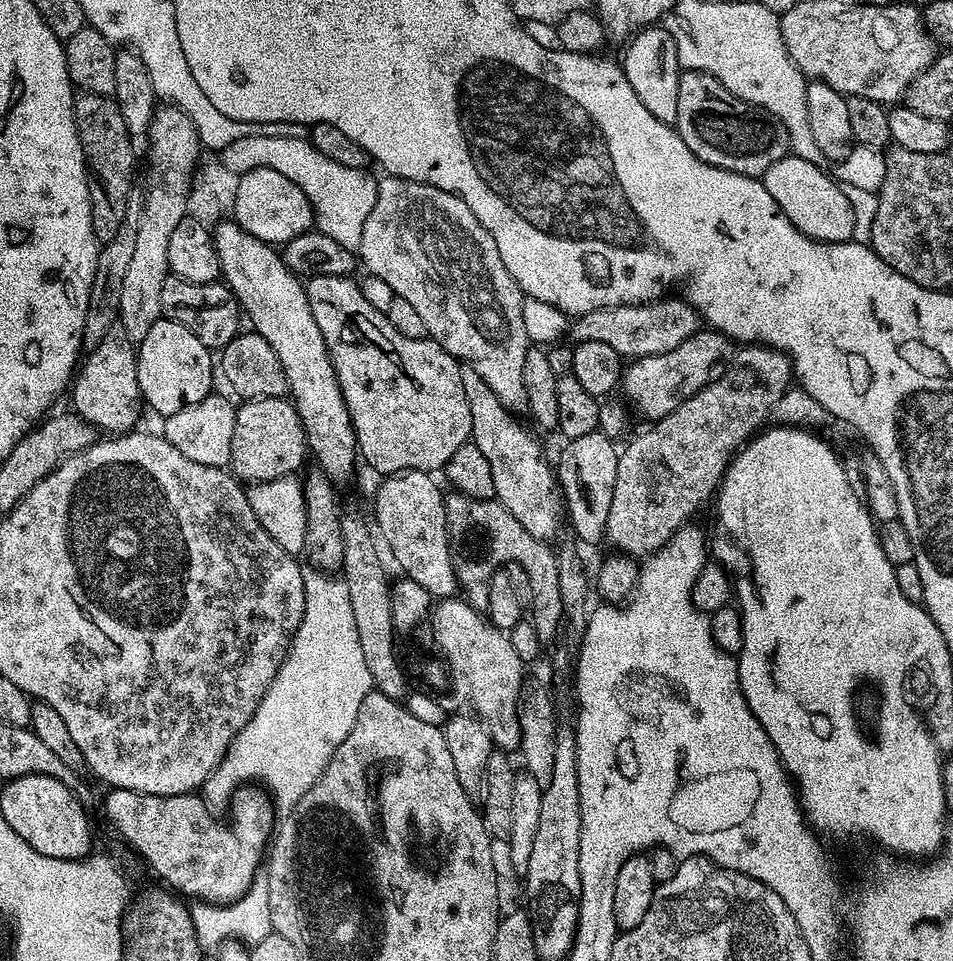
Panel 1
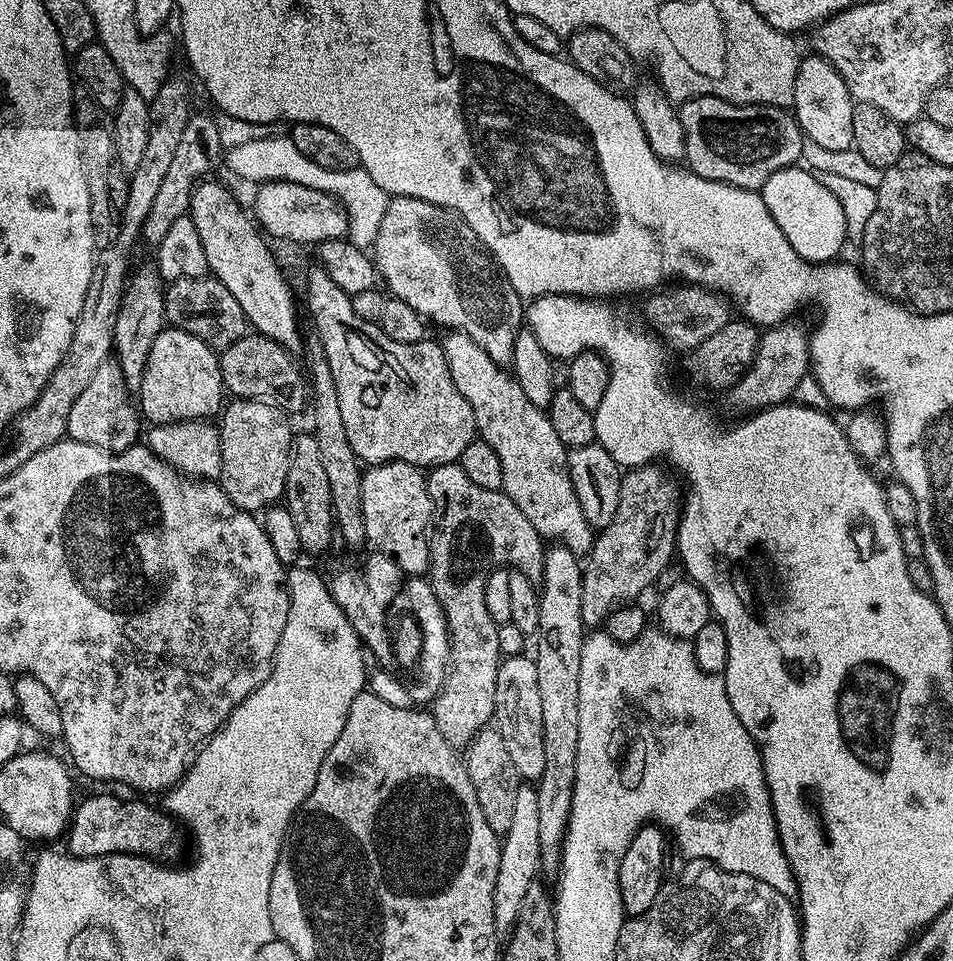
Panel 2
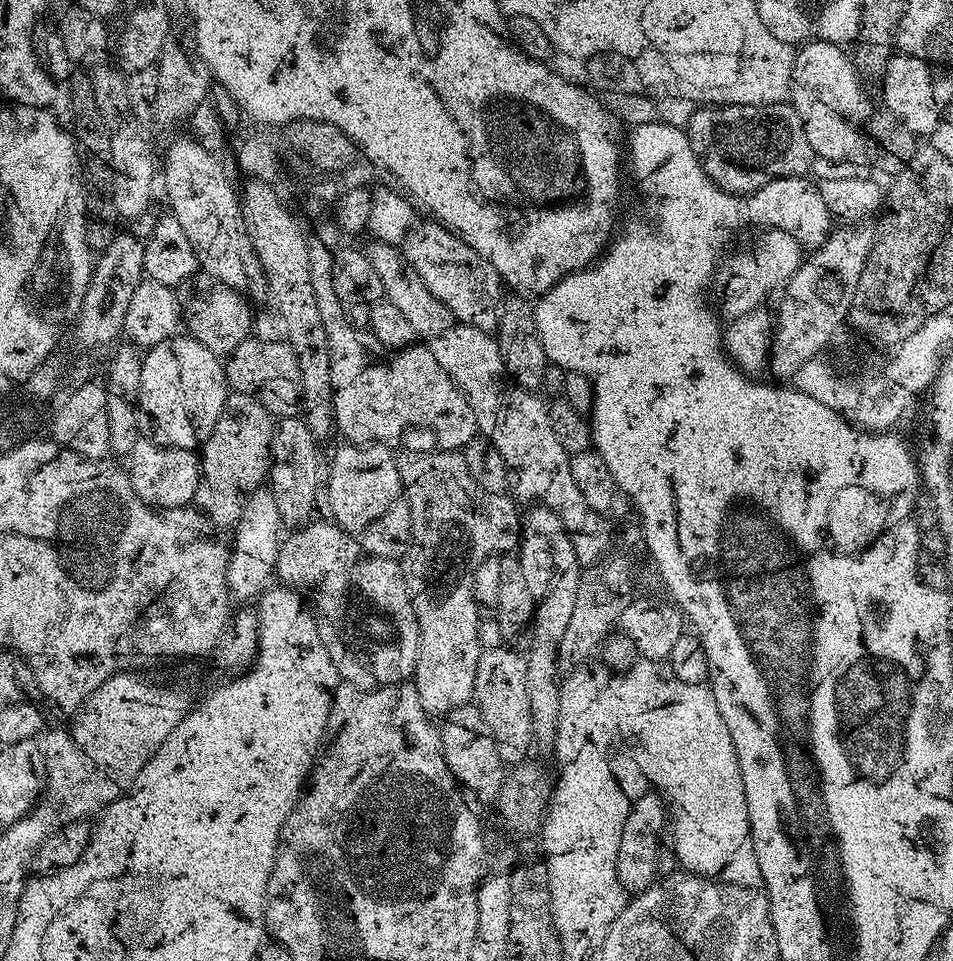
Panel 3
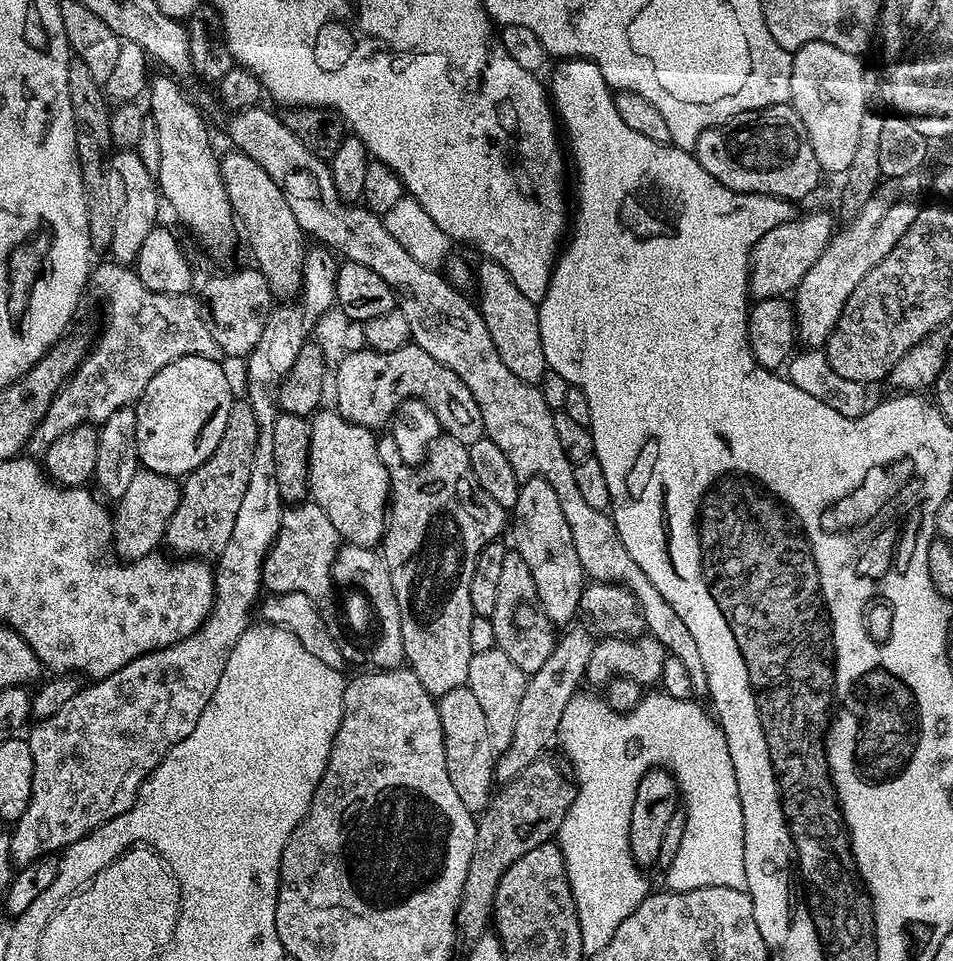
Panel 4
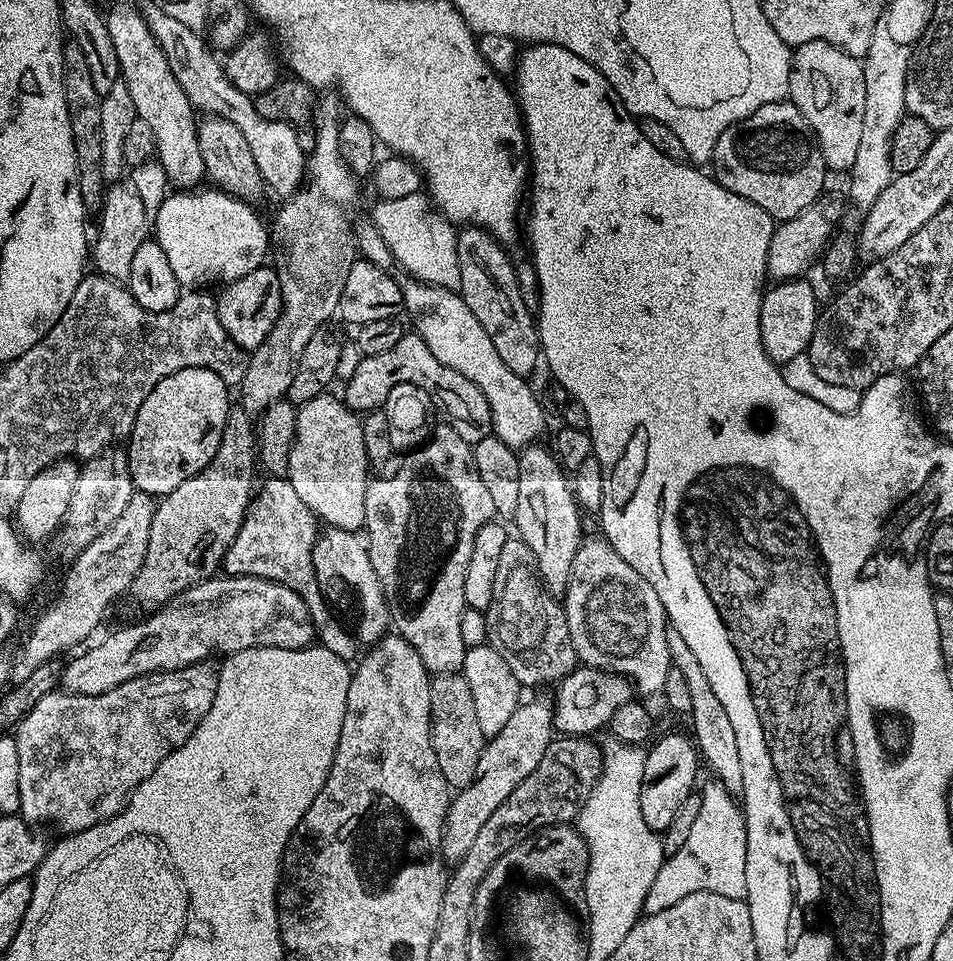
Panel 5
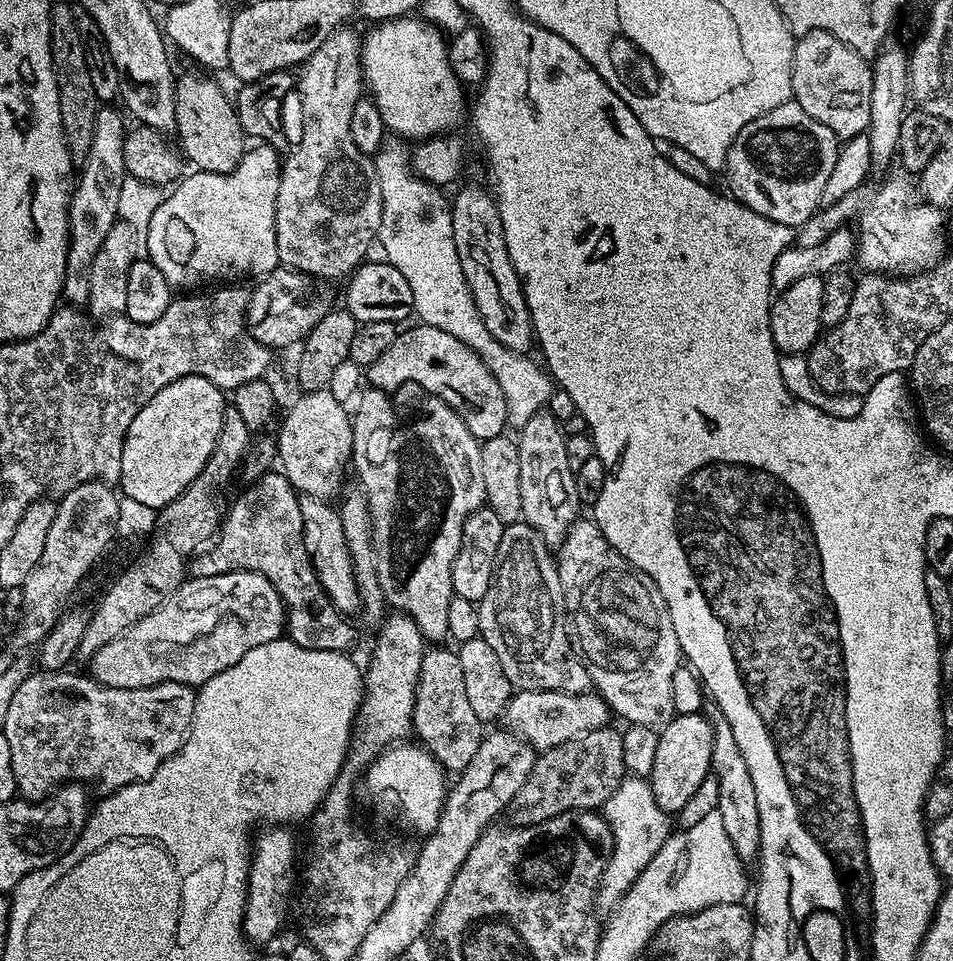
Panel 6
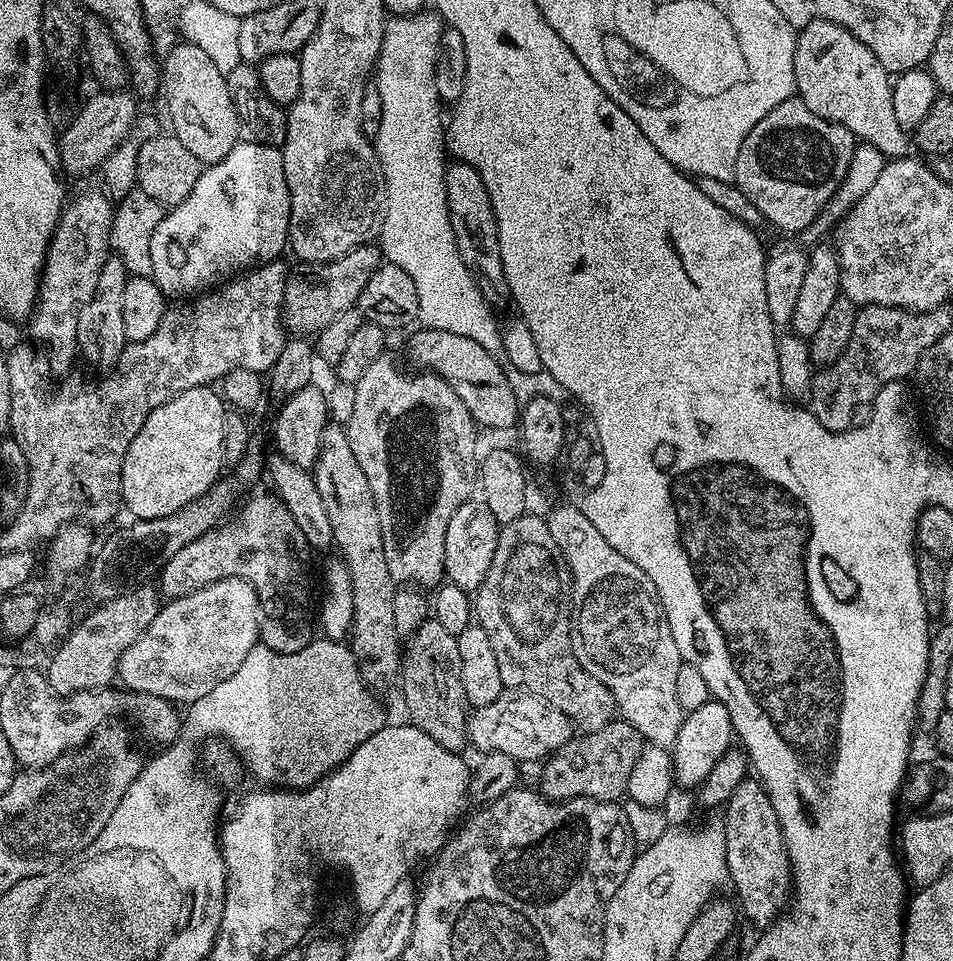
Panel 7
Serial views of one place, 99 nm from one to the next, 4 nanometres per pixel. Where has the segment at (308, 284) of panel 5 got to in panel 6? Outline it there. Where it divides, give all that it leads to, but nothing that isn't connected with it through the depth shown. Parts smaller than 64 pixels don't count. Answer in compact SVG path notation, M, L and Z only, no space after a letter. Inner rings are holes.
M338 26L317 48L311 49L310 55L302 65L304 73L298 76L298 96L300 92L300 145L293 150L283 161L278 182L278 202L276 203L276 217L274 218L274 230L278 234L278 258L281 265L292 268L296 272L303 272L309 277L317 276L320 280L340 280L352 275L361 264L365 263L368 247L374 244L380 231L382 222L382 186L378 182L376 162L371 155L358 150L353 135L350 134L350 116L353 113L354 104L362 97L362 69L360 66L361 33L352 28Z

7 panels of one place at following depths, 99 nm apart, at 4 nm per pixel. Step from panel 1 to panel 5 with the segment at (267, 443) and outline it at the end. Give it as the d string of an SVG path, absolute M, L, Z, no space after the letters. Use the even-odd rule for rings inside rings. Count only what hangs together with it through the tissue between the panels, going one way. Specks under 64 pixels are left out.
M242 406L229 407L226 426L222 430L222 438L218 442L218 450L214 454L214 458L210 458L210 462L201 472L194 474L190 478L186 478L186 482L182 482L182 486L178 486L178 490L170 490L170 494L166 494L156 505L156 509L154 510L154 522L150 522L150 543L146 546L146 554L142 558L142 566L138 570L138 574L134 578L130 589L130 596L133 596L142 607L148 608L144 610L159 609L161 606L177 599L187 588L193 588L194 585L201 584L204 580L211 580L217 575L218 569L223 565L224 556L228 553L228 548L234 542L234 538L242 526L244 515L248 512L248 505L254 495L254 484L252 488L252 471L254 471L255 468L258 468L257 425L254 423L253 417L249 416L248 411Z

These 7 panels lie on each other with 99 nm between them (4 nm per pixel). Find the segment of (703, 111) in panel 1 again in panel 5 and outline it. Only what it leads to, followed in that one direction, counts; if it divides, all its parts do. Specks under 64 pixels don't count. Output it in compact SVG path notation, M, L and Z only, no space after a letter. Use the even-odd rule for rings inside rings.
M791 102L762 106L745 120L722 130L710 153L711 168L715 183L754 202L754 206L762 206L776 222L794 218L817 203L826 175L820 143L804 115Z

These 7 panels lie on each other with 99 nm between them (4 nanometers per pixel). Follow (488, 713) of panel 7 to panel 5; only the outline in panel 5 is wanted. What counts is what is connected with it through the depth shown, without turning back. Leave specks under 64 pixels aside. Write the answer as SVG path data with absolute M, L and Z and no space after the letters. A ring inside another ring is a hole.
M587 666L573 667L570 675L555 685L554 707L552 710L552 723L557 733L564 736L591 737L592 732L599 728L607 729L612 723L614 710L618 710L626 702L630 684L624 677L614 672L603 672L600 668Z

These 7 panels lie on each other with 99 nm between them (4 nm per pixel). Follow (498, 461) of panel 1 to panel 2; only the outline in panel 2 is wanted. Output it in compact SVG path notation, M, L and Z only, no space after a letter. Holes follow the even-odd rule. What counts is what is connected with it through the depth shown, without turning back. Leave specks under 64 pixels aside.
M449 331L445 336L448 337L442 340L442 347L446 366L450 370L450 378L454 378L454 386L458 386L462 398L470 402L470 410L474 410L474 422L479 439L485 440L494 450L494 454L498 454L498 460L502 462L502 478L504 479L502 490L513 500L519 510L522 510L526 518L533 523L534 530L542 537L548 540L550 538L552 542L559 542L563 547L577 554L591 553L594 529L589 524L586 514L582 514L578 494L572 485L568 469L569 449L565 448L562 438L554 434L554 426L550 422L547 411L534 406L534 402L530 402L530 398L522 394L522 386L511 371L495 364L490 354L486 354L486 350L482 350L482 346L474 342L474 338L470 338L464 332L453 331Z

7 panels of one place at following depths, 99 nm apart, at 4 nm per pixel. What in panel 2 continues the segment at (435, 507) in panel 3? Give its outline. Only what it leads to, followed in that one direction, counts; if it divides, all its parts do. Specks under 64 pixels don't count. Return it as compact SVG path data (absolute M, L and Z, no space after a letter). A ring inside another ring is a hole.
M459 463L437 464L427 473L426 479L432 503L438 506L438 515L428 537L430 558L426 574L432 583L434 594L444 607L450 633L452 663L447 680L430 704L430 711L448 745L464 750L471 745L478 733L485 731L495 717L498 626L490 619L486 610L484 583L494 569L505 565L520 569L530 578L539 577L543 571L546 548L545 545L542 546L543 537L534 530L533 523L503 490L492 491L482 486L474 486L474 482L466 478L466 470L462 470Z

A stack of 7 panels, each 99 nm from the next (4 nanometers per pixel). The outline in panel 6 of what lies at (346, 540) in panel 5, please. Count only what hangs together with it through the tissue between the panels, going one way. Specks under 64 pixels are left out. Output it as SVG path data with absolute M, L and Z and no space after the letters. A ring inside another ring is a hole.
M301 495L299 499L302 510L302 538L306 542L306 554L310 554L310 562L314 566L322 590L328 595L337 612L349 614L348 612L357 611L358 597L356 583L352 577L350 549L346 546L346 534L342 534L339 511L329 501L320 500L316 496Z

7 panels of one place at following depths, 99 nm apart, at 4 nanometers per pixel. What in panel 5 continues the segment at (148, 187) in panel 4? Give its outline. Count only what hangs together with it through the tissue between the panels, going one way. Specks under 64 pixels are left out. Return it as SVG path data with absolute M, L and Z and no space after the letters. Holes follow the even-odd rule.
M116 182L105 191L98 216L100 229L94 232L94 239L90 244L91 263L96 263L95 271L99 275L108 276L111 280L127 281L134 253L144 240L149 239L150 214L142 206L142 198L138 198L131 183Z

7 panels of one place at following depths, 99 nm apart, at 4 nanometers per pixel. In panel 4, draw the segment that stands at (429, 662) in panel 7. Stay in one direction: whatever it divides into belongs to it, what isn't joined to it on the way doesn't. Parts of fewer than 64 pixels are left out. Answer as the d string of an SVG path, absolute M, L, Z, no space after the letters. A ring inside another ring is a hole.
M467 686L450 690L439 697L438 707L442 734L444 735L444 753L446 754L446 770L450 774L450 783L462 806L474 814L479 814L488 806L494 795L494 777L496 775L497 753L490 746L490 733L486 731L486 717L482 714L482 706L478 698Z

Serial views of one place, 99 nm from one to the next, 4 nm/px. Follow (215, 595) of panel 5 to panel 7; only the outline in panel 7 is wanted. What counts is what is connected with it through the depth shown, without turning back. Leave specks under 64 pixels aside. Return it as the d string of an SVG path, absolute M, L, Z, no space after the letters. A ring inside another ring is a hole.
M237 576L169 599L138 642L122 654L119 683L124 683L129 692L171 700L177 706L191 706L242 666L242 658L257 647L261 623L262 609L254 586Z

